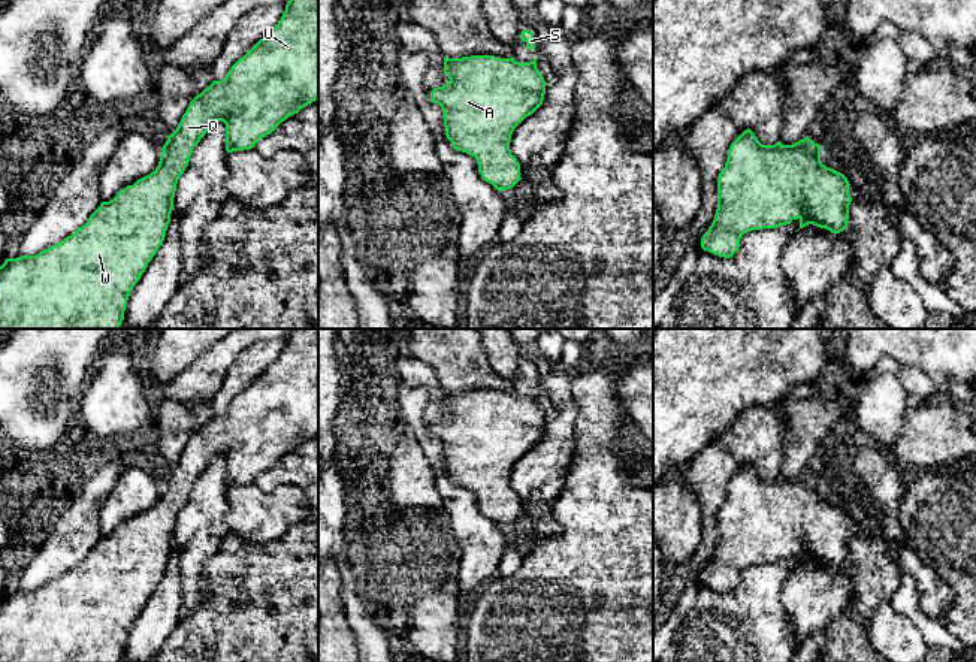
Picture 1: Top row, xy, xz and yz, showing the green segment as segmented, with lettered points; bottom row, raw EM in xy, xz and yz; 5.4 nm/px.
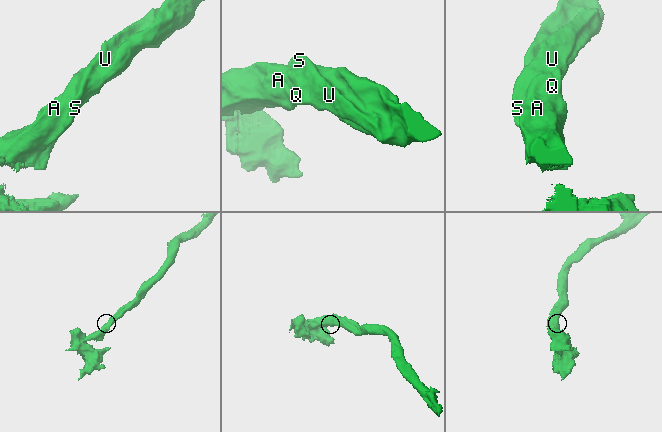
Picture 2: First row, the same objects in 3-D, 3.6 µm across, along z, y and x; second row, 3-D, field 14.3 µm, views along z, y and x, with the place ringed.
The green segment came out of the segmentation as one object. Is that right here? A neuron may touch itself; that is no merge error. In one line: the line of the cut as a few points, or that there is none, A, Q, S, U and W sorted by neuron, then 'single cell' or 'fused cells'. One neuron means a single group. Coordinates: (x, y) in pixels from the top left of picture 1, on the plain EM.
no cut | A Q S U W | single cell

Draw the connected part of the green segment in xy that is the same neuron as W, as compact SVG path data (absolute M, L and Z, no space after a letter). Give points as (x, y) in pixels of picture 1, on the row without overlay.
M293 329L278 359L230 402L224 414L212 415L190 436L176 465L167 471L154 507L120 525L112 535L102 536L87 557L64 575L36 590L4 595L0 601L0 662L120 662L130 626L164 575L178 514L209 462L215 456L226 459L227 489L251 484L282 456L317 433L318 329Z

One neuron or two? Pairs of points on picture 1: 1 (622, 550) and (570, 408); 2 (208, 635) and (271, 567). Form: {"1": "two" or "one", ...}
{"1": "two", "2": "one"}

